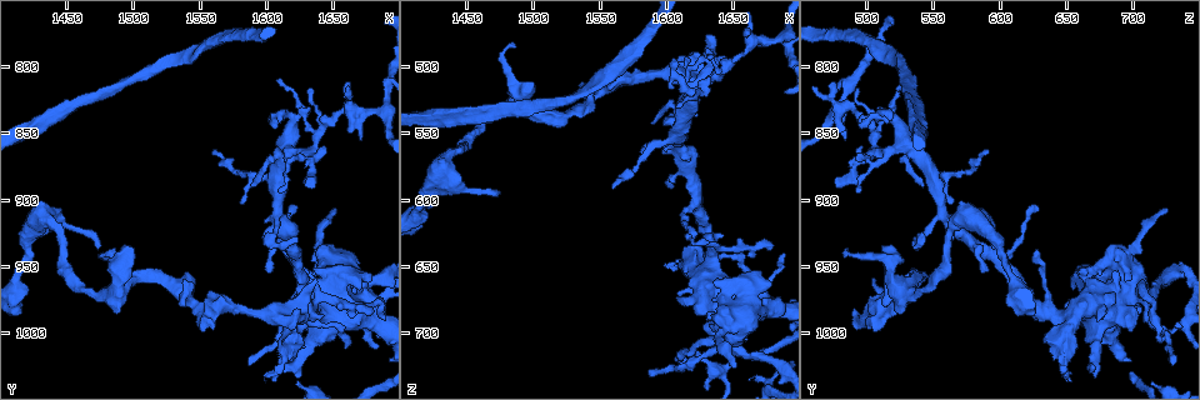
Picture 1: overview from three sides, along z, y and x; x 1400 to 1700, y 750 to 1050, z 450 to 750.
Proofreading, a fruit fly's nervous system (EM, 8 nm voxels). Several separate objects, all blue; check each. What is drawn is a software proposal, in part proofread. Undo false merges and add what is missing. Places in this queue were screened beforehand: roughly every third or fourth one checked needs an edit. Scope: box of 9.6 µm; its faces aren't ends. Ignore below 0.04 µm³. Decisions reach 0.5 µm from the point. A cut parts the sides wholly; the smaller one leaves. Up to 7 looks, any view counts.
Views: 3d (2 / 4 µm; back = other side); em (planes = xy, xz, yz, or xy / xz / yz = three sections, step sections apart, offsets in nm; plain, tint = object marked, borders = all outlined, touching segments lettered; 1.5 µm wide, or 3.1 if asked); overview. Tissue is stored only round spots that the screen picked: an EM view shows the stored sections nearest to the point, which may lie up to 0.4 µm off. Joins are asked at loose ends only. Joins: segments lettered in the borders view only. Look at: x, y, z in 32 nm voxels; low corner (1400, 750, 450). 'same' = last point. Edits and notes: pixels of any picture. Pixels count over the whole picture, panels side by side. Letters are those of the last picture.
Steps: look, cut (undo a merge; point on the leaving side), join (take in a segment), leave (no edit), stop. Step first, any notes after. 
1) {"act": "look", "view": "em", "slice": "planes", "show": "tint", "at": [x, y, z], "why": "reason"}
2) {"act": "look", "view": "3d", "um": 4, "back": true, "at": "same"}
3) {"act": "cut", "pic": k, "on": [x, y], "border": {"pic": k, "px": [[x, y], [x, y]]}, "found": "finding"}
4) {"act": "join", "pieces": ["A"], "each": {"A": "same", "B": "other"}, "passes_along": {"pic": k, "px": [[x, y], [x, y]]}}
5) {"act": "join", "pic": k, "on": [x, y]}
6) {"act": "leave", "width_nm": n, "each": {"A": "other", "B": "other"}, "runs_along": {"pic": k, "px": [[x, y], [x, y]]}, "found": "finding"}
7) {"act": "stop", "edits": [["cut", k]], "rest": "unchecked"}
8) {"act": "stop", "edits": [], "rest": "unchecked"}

{"act": "look", "view": "em", "slice": "planes", "show": "borders", "at": [1580, 904, 564], "why": "an open end"}

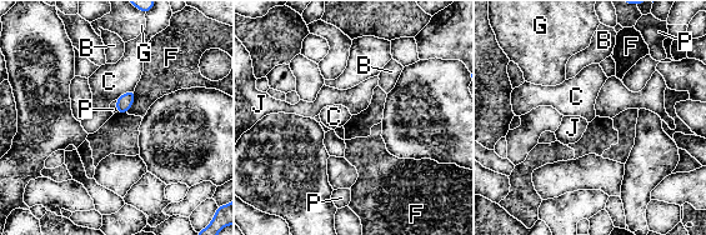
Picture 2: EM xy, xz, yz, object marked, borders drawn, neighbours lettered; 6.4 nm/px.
{"act": "leave", "width_nm": 110, "each": {"B": "other", "C": "other", "F": "other", "G": "other", "J": "other", "P": "other"}, "border": {"pic": 2, "px": [[134, 89], [120, 94], [115, 99]]}, "found": "no lettered segment goes on from it"}

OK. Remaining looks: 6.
{"act": "look", "view": "em", "slice": "xz", "step": 4, "show": "tint", "at": [1422, 926, 594], "why": "sudden change in width"}

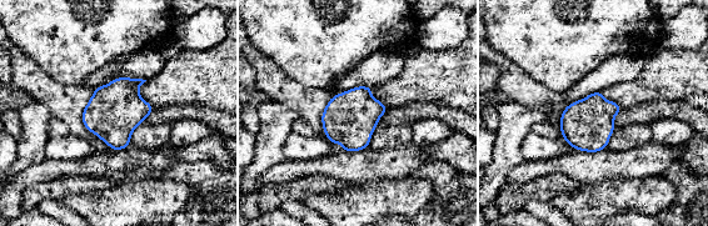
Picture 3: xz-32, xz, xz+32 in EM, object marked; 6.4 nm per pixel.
{"act": "look", "view": "em", "slice": "planes", "show": "borders", "at": "same", "why": "another direction"}

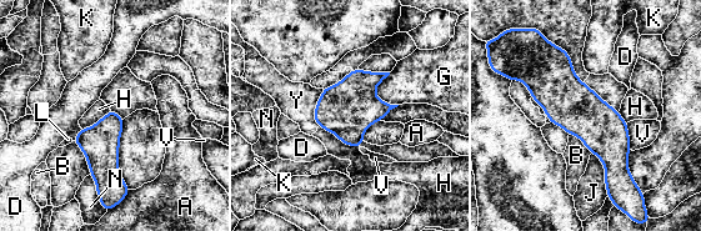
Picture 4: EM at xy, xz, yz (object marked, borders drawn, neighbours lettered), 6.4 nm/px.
{"act": "leave", "each": {"A": "other", "B": "other", "D": "other", "G": "other", "H": "other", "J": "other", "K": "other", "L": "other", "N": "other", "V": "other", "Y": "other"}, "runs_along": {"pic": 4, "px": [[551, 46], [611, 182]]}, "found": "continuous, no second neuron"}

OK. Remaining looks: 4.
{"act": "look", "view": "em", "slice": "planes", "show": "borders", "at": [1652, 912, 726], "why": "tapers out"}

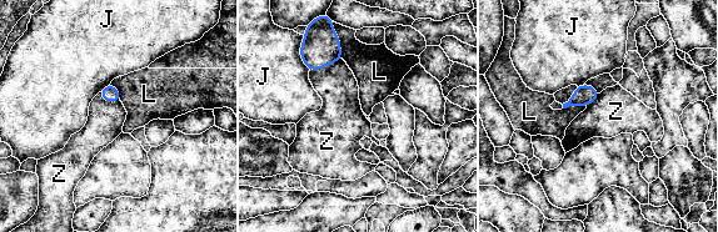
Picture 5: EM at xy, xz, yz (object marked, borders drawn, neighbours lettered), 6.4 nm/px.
{"act": "leave", "each": {"J": "other", "L": "other", "Z": "other"}, "found": "none of them fits"}

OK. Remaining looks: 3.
{"act": "stop", "edits": [], "rest": "unchecked"}

